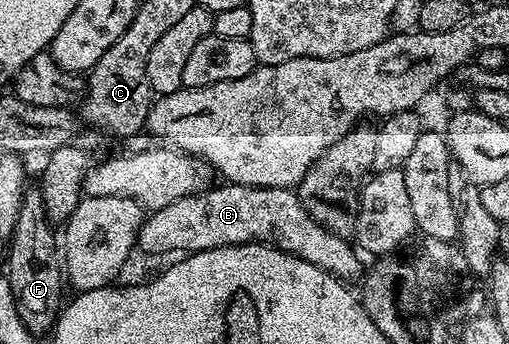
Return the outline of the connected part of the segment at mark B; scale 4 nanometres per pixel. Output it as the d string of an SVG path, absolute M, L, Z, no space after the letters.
M223 182L220 185L220 188L211 186L206 192L179 198L177 202L169 202L169 206L154 209L144 219L139 231L138 251L140 253L143 251L147 256L163 256L166 252L179 252L175 254L204 252L223 248L227 244L267 244L271 248L279 248L283 252L293 254L305 262L316 264L330 276L338 276L344 282L351 282L351 279L358 274L359 260L355 257L356 249L344 237L321 227L311 217L309 210L305 210L305 206L299 200L298 191L289 188L258 188L230 182Z

